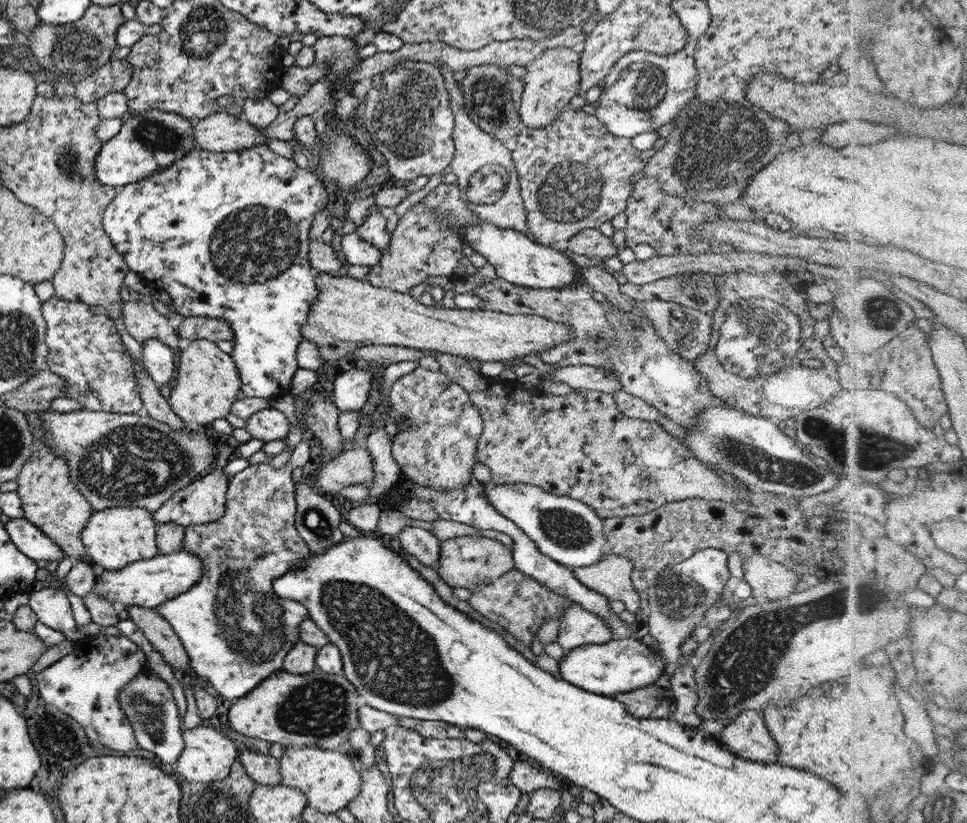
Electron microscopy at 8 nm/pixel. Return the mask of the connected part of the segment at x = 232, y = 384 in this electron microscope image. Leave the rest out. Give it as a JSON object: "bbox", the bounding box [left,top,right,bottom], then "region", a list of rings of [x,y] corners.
{"bbox":[168,340,240,427],"region":[[[191,340],[176,351],[177,374],[175,386],[170,391],[168,402],[171,412],[187,426],[209,427],[213,420],[225,418],[240,389],[240,378],[233,359],[222,352],[210,340]]]}

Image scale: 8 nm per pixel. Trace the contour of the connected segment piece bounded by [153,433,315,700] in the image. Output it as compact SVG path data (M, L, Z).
M306 435L303 439L297 443L295 449L292 451L289 460L285 463L282 469L274 469L267 462L250 464L247 468L237 472L233 476L228 478L228 487L225 493L226 498L226 507L224 516L214 520L213 522L206 522L205 524L193 524L184 527L184 535L182 540L182 548L188 550L190 553L195 554L198 559L202 560L203 563L203 572L199 577L199 580L189 587L187 592L182 592L178 594L175 598L171 600L166 600L162 602L159 606L156 606L155 609L157 614L166 620L172 631L175 633L175 636L180 640L180 643L185 648L185 653L189 657L189 666L193 669L193 672L197 677L206 680L210 689L214 693L218 693L221 697L225 699L238 699L245 696L247 691L255 689L255 686L259 685L259 682L265 681L275 672L281 672L283 670L283 658L287 655L287 652L291 650L291 647L299 641L298 638L298 626L303 619L308 618L308 613L306 608L299 604L296 600L289 600L288 598L281 598L277 596L272 591L271 581L274 578L279 578L279 575L285 574L290 568L291 565L296 565L299 561L306 559L310 550L307 548L303 539L297 534L297 531L294 529L294 512L295 512L295 499L294 499L294 483L291 481L291 471L293 468L299 466L309 468L310 464L314 460L314 447L312 442L309 439L309 436Z

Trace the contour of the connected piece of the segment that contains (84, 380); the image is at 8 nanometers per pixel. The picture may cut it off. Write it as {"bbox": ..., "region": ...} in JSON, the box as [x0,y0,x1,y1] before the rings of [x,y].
{"bbox":[40,295,142,412],"region":[[[55,295],[42,302],[40,308],[46,326],[46,369],[63,379],[64,397],[76,400],[80,408],[95,412],[142,412],[134,368],[112,320],[93,314],[82,302],[58,299]]]}

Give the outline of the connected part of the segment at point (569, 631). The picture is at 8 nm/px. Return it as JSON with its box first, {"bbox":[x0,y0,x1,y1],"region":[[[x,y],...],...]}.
{"bbox":[555,605,613,652],"region":[[[579,605],[568,606],[558,622],[555,640],[564,652],[581,645],[605,644],[613,639],[604,620]]]}

